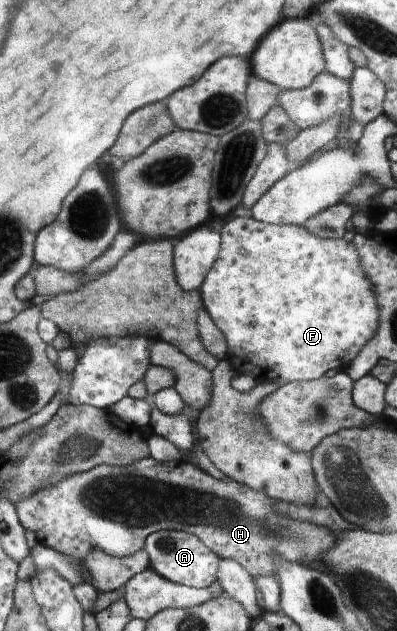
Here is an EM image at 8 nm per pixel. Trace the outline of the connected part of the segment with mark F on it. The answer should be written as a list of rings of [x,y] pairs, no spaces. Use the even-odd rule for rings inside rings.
[[[238,216],[224,224],[221,236],[220,258],[215,267],[212,268],[211,274],[207,276],[202,292],[205,308],[210,311],[227,340],[228,352],[226,352],[225,357],[231,361],[233,374],[251,374],[257,382],[264,382],[264,380],[274,381],[280,378],[282,380],[316,380],[322,378],[330,368],[332,370],[337,368],[340,372],[346,372],[359,352],[371,342],[371,338],[379,328],[379,302],[376,300],[373,284],[360,264],[360,256],[355,249],[355,244],[352,241],[347,242],[343,237],[321,239],[312,234],[305,226],[271,225],[244,216]]]

